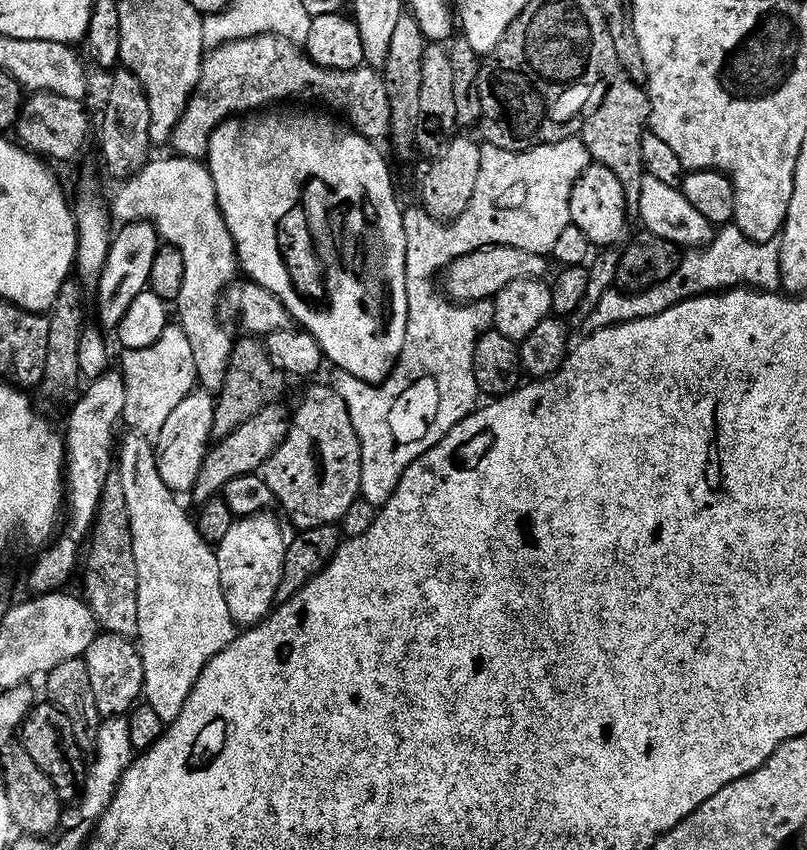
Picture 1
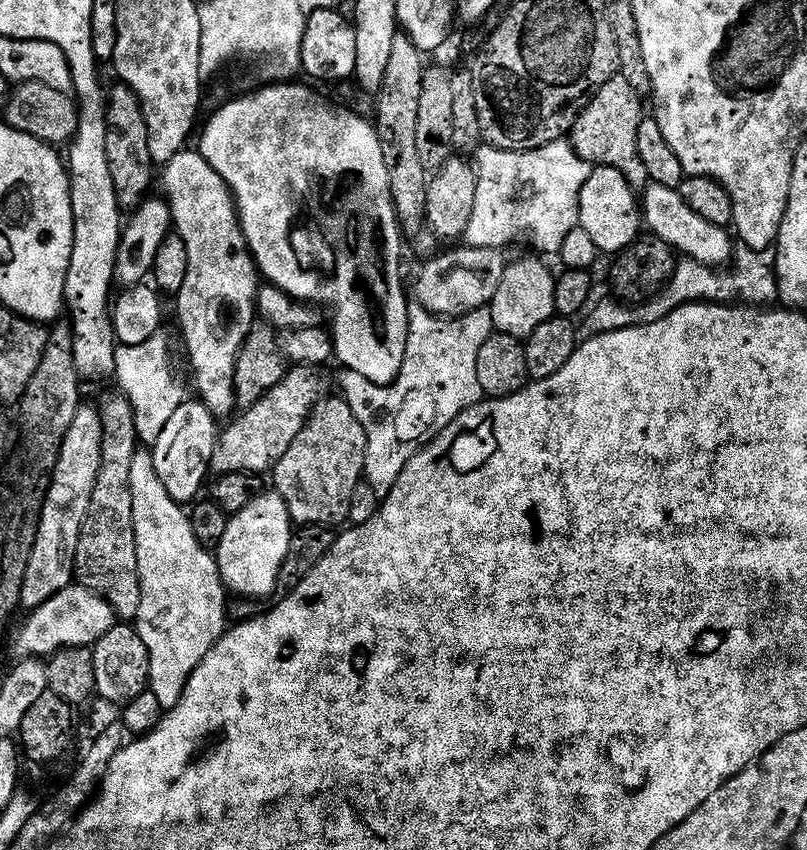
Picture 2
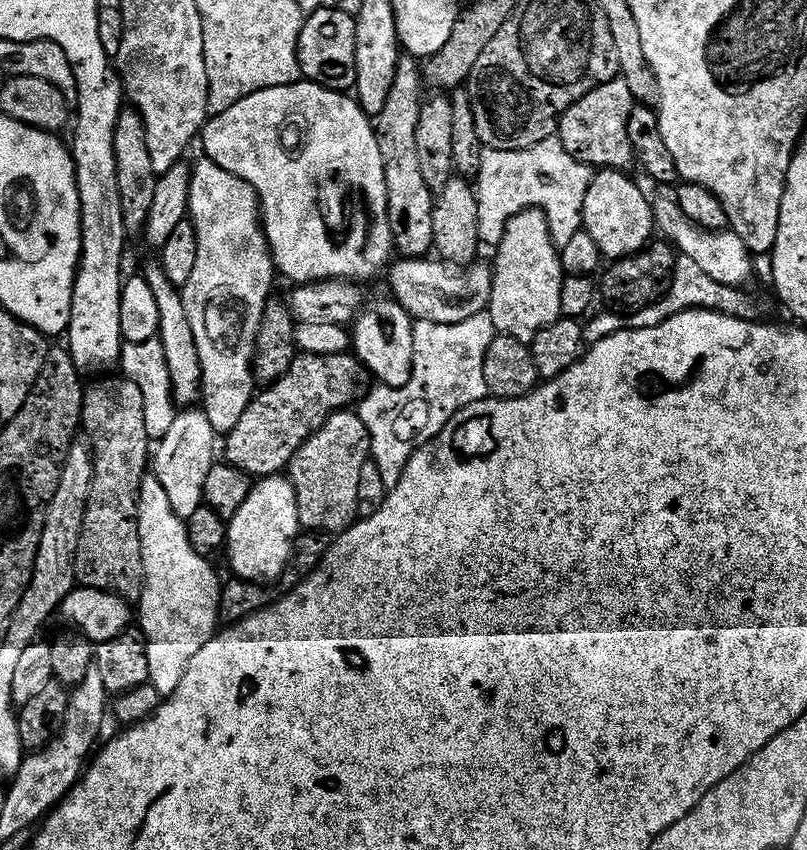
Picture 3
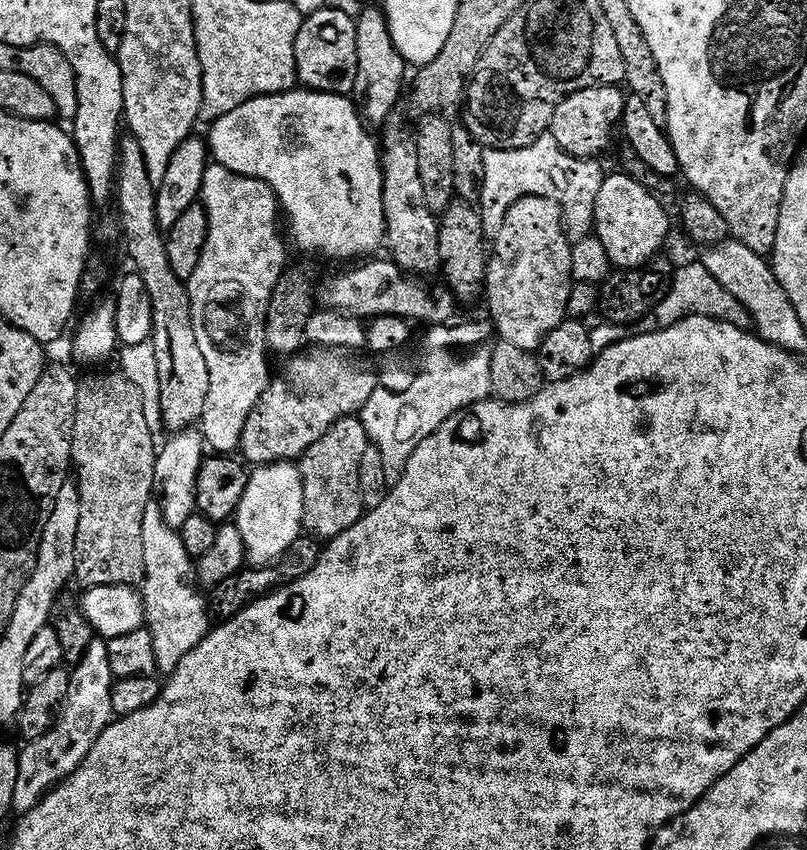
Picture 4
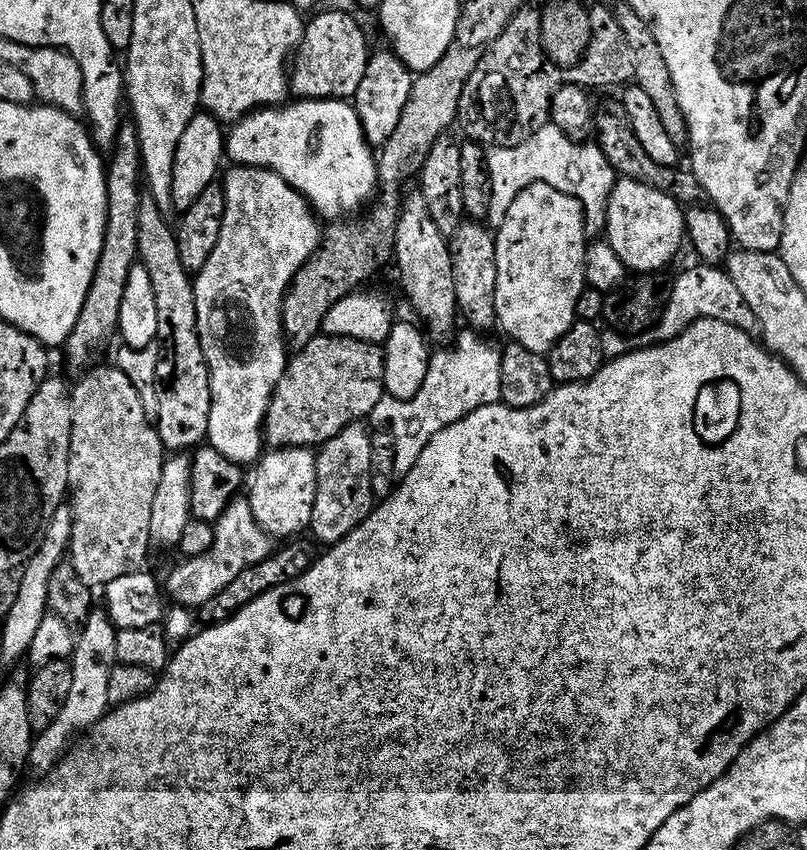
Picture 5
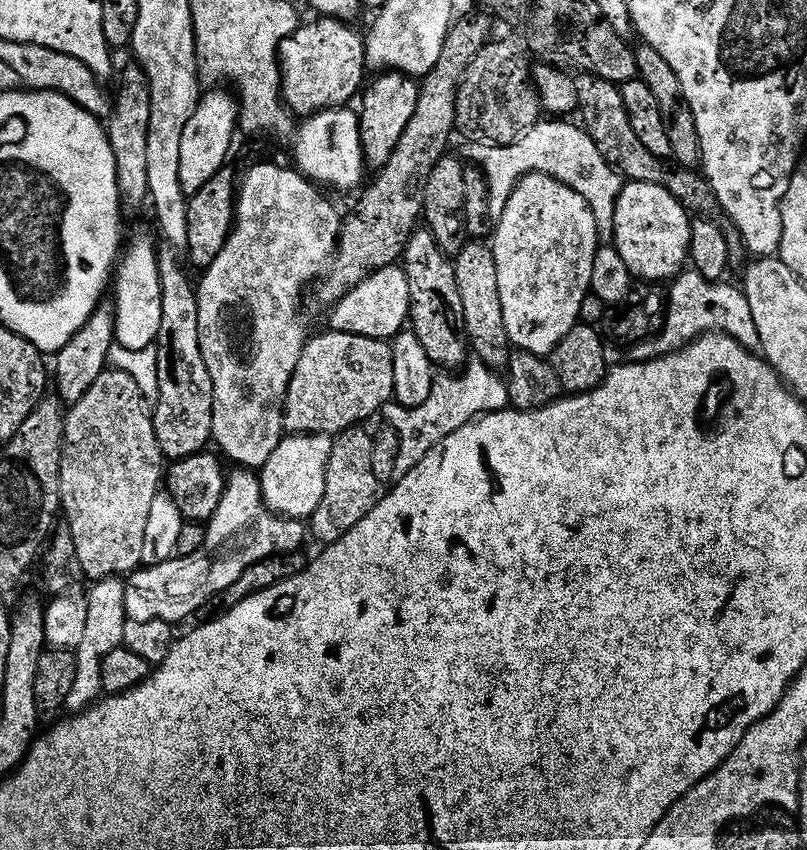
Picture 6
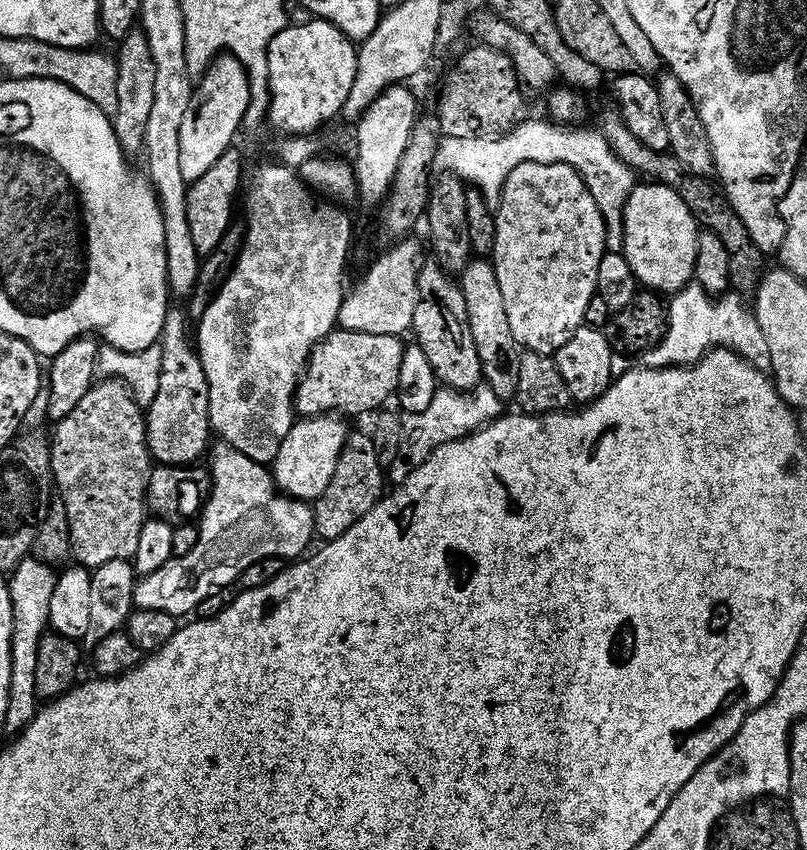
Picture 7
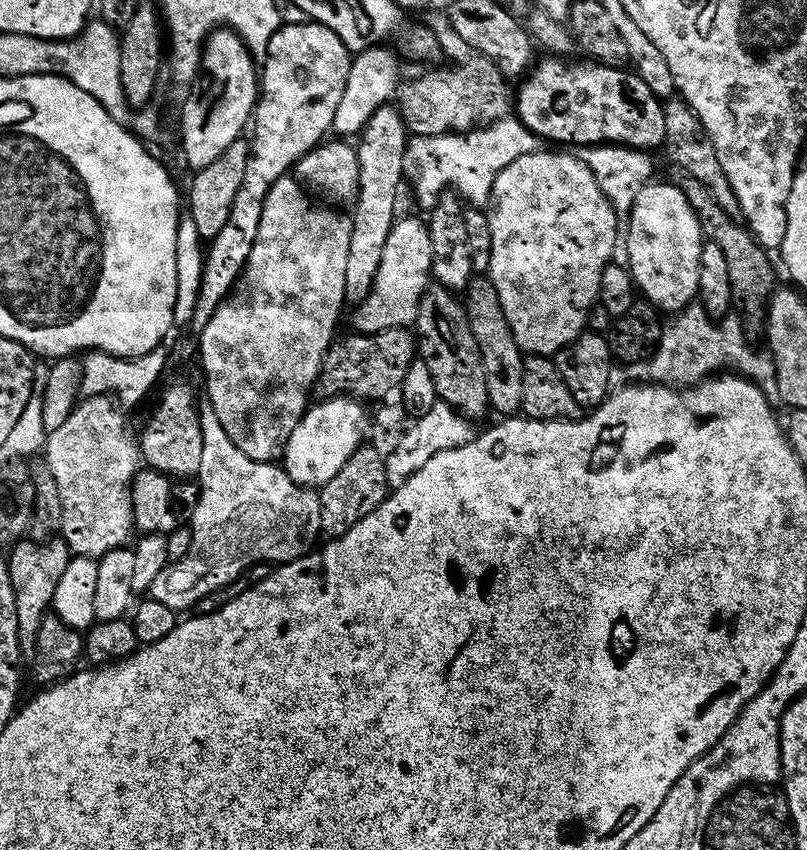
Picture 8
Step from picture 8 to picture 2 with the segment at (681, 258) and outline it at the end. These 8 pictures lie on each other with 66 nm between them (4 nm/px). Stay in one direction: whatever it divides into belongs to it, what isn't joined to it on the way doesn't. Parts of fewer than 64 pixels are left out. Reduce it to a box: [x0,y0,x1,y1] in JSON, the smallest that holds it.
[578,167,642,254]

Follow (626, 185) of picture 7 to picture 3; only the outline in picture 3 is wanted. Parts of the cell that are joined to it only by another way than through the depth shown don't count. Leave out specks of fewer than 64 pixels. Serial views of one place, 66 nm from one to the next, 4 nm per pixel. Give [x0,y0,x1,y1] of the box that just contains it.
[474,138,593,249]

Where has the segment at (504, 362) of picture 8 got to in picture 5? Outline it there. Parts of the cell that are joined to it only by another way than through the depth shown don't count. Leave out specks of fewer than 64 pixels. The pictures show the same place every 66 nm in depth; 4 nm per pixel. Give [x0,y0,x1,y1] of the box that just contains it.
[450,222,498,330]

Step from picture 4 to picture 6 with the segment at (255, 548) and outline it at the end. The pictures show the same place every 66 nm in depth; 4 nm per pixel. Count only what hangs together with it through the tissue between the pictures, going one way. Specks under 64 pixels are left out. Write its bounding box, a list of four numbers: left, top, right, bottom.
[259,435,332,522]

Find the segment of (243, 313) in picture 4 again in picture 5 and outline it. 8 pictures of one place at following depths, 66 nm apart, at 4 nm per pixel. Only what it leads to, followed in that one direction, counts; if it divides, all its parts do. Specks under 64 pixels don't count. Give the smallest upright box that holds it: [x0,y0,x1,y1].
[194,166,322,466]

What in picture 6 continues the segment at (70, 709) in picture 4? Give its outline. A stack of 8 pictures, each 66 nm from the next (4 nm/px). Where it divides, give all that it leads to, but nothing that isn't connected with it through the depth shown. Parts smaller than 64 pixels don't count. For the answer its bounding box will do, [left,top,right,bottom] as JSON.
[68,576,129,706]

